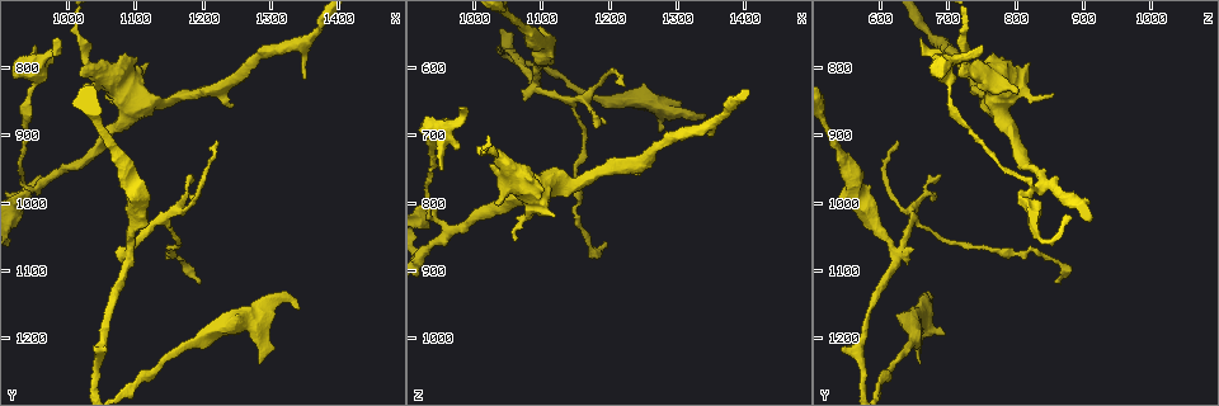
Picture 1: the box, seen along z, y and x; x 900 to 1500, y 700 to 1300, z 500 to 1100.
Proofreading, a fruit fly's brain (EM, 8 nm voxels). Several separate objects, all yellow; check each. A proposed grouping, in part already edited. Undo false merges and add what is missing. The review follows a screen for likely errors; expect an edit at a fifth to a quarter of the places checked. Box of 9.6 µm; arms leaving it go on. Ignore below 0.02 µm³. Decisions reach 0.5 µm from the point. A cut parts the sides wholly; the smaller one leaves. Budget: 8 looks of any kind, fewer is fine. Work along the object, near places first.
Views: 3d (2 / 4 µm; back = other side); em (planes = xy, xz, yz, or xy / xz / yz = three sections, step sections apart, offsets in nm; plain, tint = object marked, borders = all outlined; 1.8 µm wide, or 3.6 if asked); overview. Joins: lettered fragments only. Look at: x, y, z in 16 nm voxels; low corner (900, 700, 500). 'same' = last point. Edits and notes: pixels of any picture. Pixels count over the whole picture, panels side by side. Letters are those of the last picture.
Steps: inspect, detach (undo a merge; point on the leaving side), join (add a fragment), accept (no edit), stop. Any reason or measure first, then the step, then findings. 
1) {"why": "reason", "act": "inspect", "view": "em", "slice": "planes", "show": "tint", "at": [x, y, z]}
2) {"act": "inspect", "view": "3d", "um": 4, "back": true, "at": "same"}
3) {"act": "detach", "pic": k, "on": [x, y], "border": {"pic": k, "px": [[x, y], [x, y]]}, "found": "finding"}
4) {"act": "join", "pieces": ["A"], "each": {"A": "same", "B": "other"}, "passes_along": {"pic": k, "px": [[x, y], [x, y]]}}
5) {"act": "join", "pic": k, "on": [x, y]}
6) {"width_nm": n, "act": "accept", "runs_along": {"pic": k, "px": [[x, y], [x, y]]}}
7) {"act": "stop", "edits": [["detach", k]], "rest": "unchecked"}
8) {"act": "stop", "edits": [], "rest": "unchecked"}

{"why": "small branch off a trunk", "act": "inspect", "view": "3d", "um": 2, "at": [945, 980, 830]}

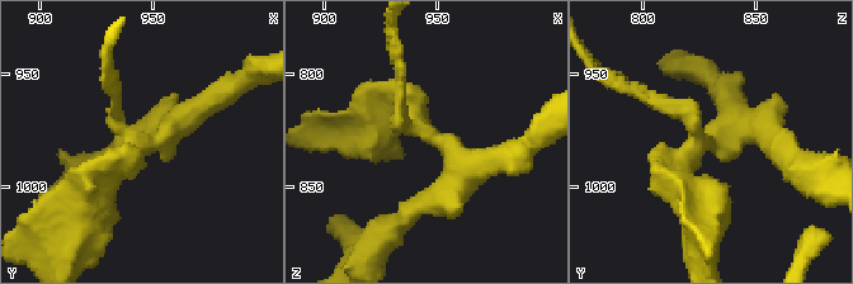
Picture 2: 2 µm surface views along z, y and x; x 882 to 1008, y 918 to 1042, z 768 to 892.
{"arms": 4, "why": "shape alone is not enough", "act": "inspect", "view": "em", "um": 3.6, "slice": "planes", "show": "tint", "at": [948, 981, 829]}

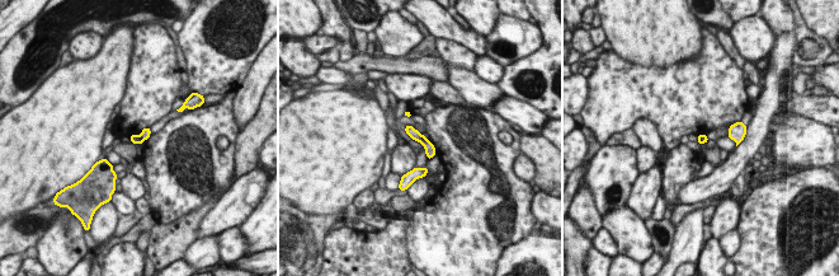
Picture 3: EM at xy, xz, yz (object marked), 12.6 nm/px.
{"why": "what lies round it", "act": "inspect", "view": "em", "um": 3.6, "slice": "planes", "show": "borders", "at": "same"}

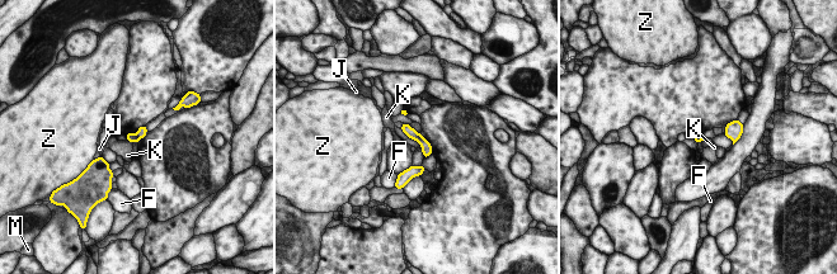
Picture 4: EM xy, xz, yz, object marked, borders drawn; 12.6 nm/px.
{"act": "detach", "pic": 4, "on": [131, 137], "each": {"F": "other", "J": "other", "K": "other", "M": "other", "Z": "other"}, "part_leaving": {"pic": 4, "px": [[405, 127], [426, 146], [428, 152]]}, "found": "two cells meet here"}

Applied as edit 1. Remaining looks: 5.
{"why": "free end", "act": "inspect", "view": "em", "slice": "yz", "step": 4, "show": "tint", "at": [1195, 985, 680]}

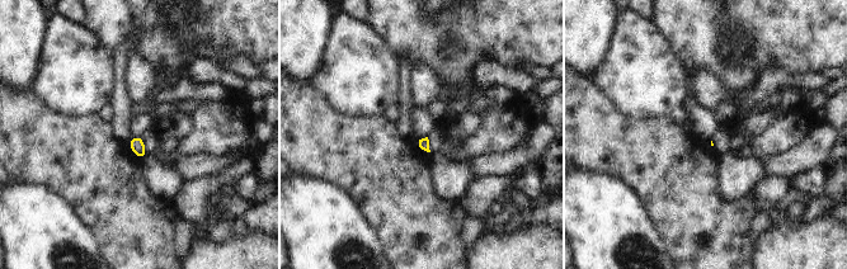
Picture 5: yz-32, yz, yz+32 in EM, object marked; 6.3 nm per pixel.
{"why": "another direction", "act": "inspect", "view": "em", "slice": "planes", "show": "borders", "at": "same"}

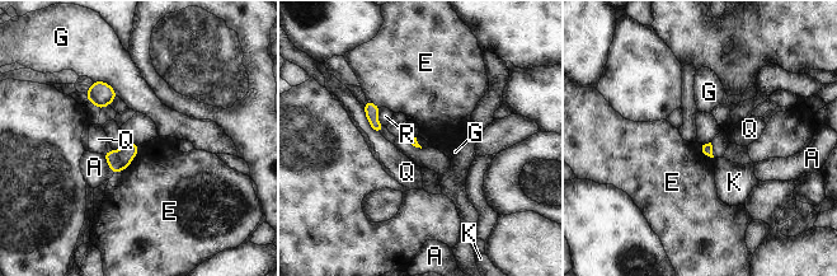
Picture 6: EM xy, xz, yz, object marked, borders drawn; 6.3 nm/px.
{"longest_contact_nm": ["Q", 220], "act": "accept", "each": {"A": "other", "E": "other", "G": "other", "K": "other", "Q": "other", "R": "other"}, "found": "none of them fits"}

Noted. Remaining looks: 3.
{"act": "inspect", "view": "em", "slice": "yz", "step": 4, "show": "borders", "at": [1120, 790, 815]}

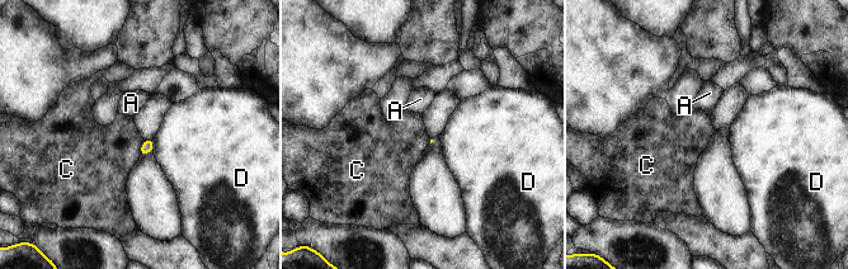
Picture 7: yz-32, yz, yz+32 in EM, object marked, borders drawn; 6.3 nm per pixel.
{"act": "inspect", "view": "em", "slice": "planes", "show": "borders", "at": "same"}

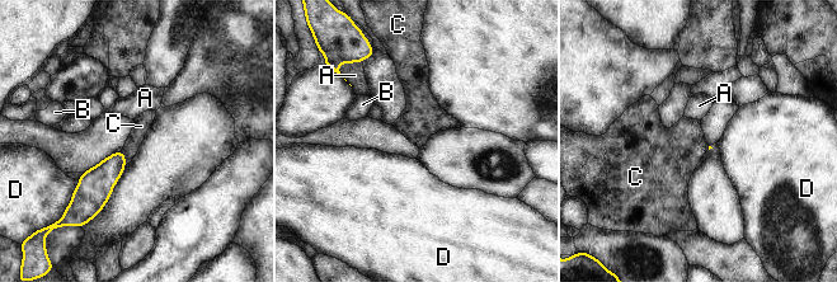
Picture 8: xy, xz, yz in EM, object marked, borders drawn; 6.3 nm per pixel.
{"act": "accept", "each": {"A": "other", "B": "other", "C": "other", "D": "other"}, "border": {"pic": 8, "px": [[121, 150], [126, 164]]}, "found": "none of them fits"}

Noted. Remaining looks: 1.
{"act": "stop", "edits": [["detach", 4]], "rest": "unchecked"}

